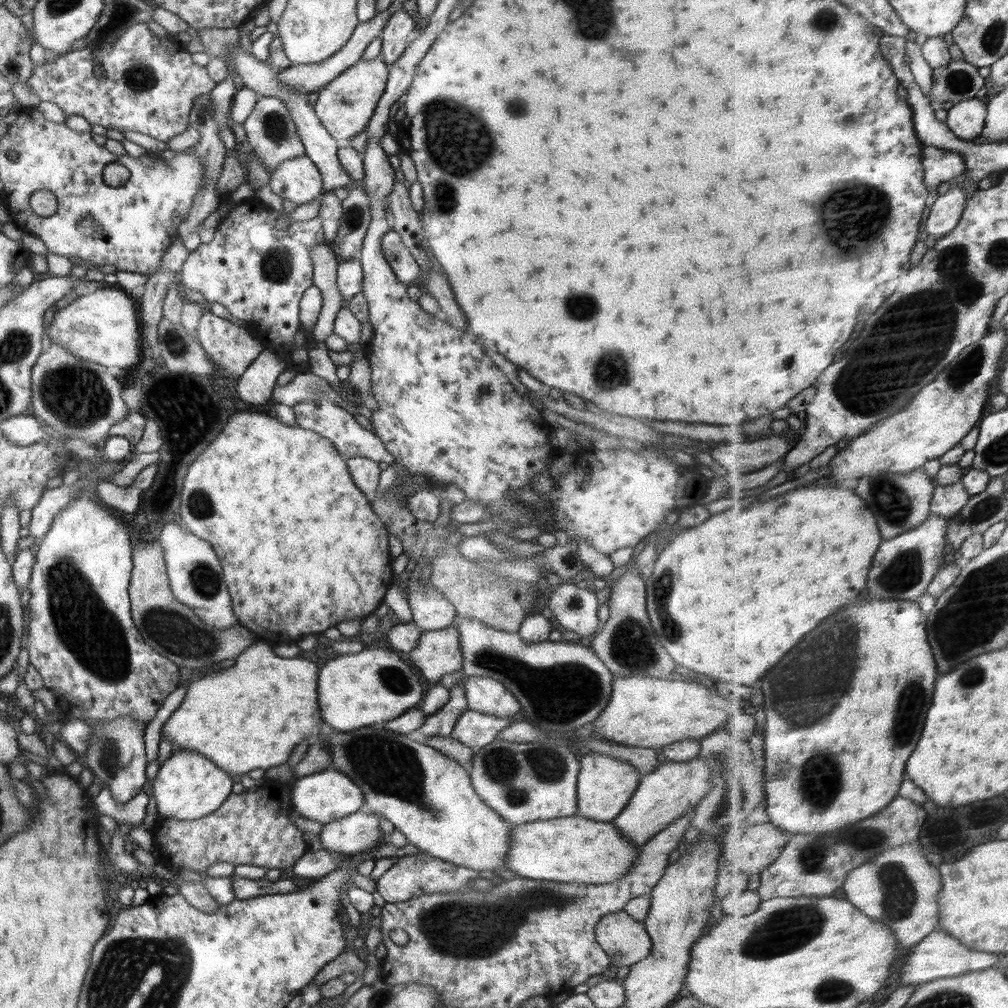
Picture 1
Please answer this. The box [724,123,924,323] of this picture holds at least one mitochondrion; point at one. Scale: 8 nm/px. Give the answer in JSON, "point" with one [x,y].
{"point":[853,216]}

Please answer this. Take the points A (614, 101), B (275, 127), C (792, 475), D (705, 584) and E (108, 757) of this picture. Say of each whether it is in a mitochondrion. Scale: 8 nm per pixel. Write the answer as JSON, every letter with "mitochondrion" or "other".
{"A":"other","B":"mitochondrion","C":"other","D":"other","E":"mitochondrion"}

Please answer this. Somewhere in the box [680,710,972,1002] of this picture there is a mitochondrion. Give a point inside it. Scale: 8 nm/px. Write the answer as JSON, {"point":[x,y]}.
{"point":[780,932]}

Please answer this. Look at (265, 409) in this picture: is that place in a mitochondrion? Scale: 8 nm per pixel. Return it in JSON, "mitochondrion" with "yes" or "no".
{"mitochondrion":"no"}

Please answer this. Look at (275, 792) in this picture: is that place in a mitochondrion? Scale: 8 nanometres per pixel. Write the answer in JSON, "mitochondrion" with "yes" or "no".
{"mitochondrion":"no"}

